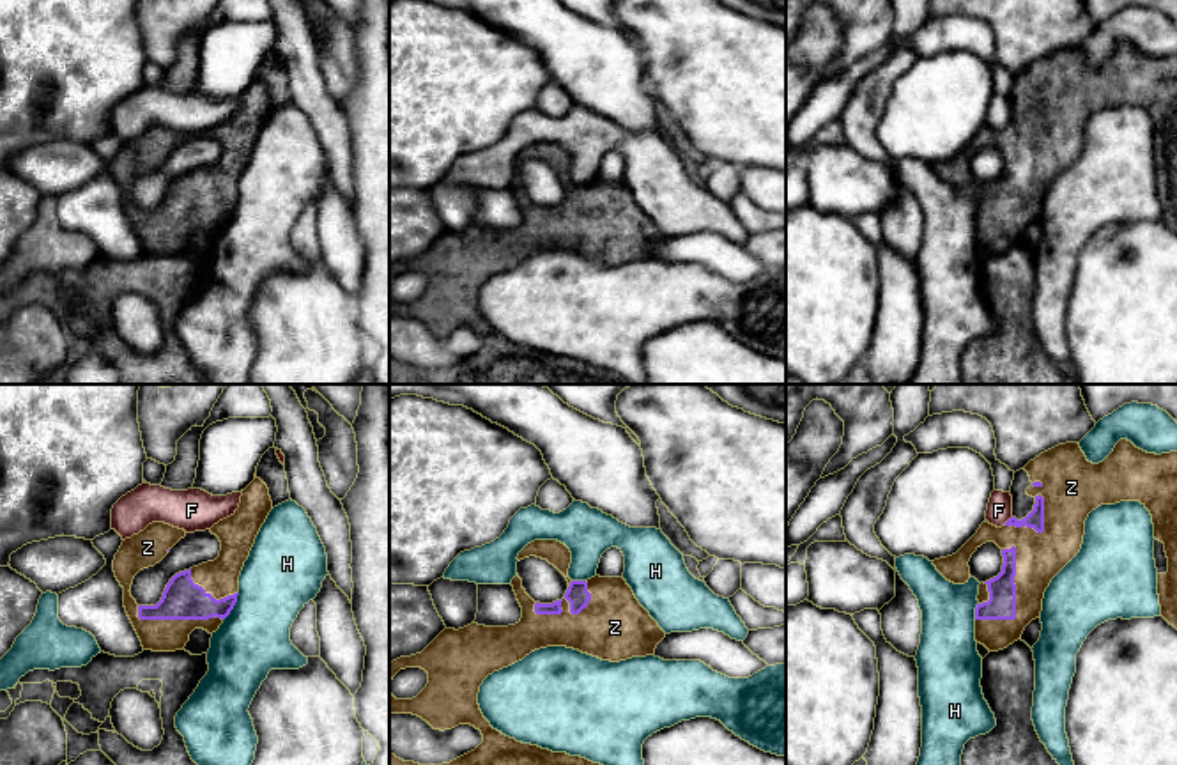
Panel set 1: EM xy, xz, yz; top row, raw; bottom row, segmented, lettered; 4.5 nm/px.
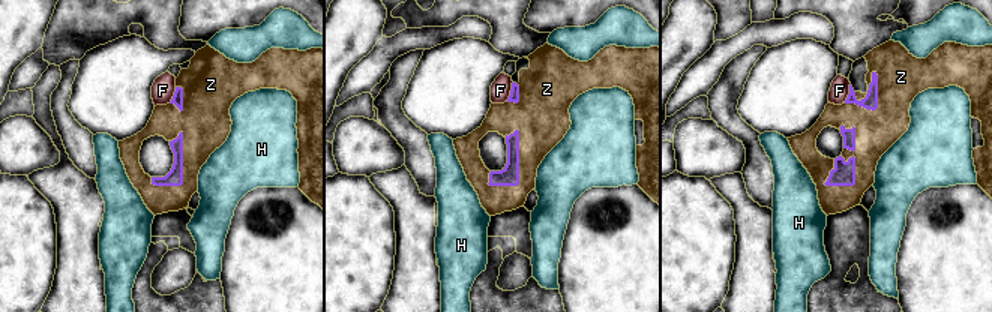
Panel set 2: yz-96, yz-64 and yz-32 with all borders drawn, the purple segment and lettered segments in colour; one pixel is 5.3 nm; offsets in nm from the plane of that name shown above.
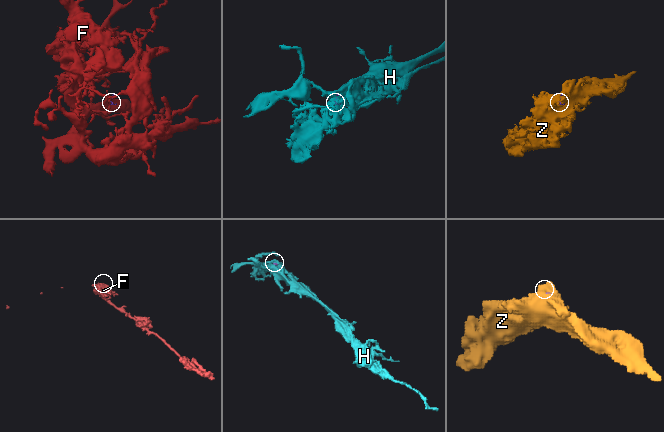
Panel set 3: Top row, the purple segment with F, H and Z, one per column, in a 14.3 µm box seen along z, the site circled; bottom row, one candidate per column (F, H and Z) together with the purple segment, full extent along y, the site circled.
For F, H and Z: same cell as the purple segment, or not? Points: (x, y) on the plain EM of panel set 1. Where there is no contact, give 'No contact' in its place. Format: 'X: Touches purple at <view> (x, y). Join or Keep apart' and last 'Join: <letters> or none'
F: Touches purple at yz (1007, 124). Keep apart
H: Touches purple at xy (234, 208). Keep apart
Z: Touches purple at yz (1015, 204). Join
Join: Z

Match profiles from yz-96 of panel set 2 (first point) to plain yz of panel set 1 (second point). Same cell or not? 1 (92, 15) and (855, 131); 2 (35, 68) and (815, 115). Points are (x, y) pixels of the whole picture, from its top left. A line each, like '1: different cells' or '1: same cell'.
1: different cells
2: same cell

